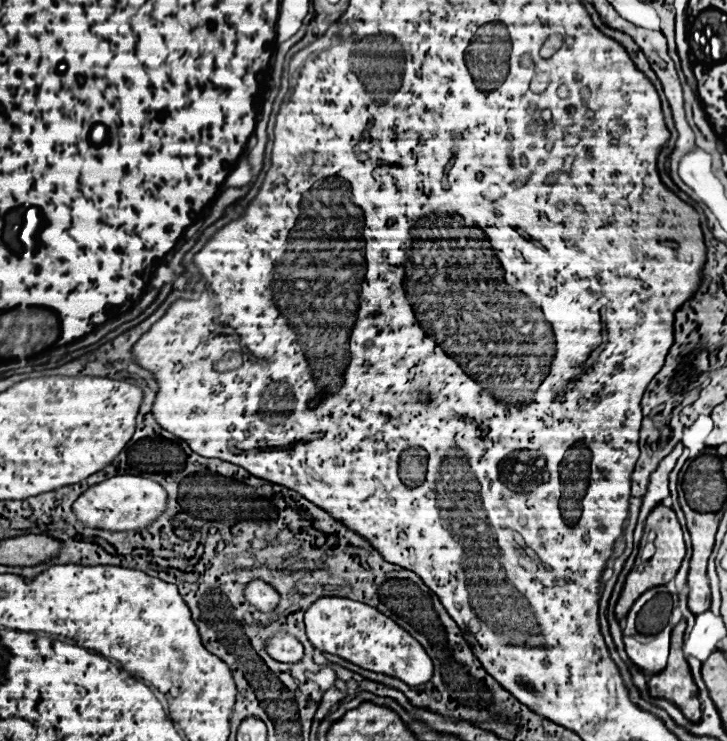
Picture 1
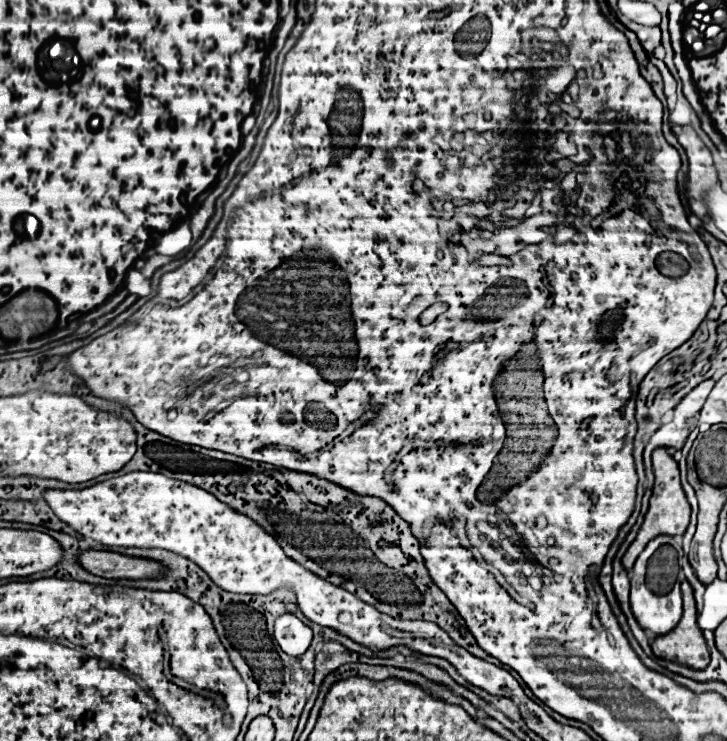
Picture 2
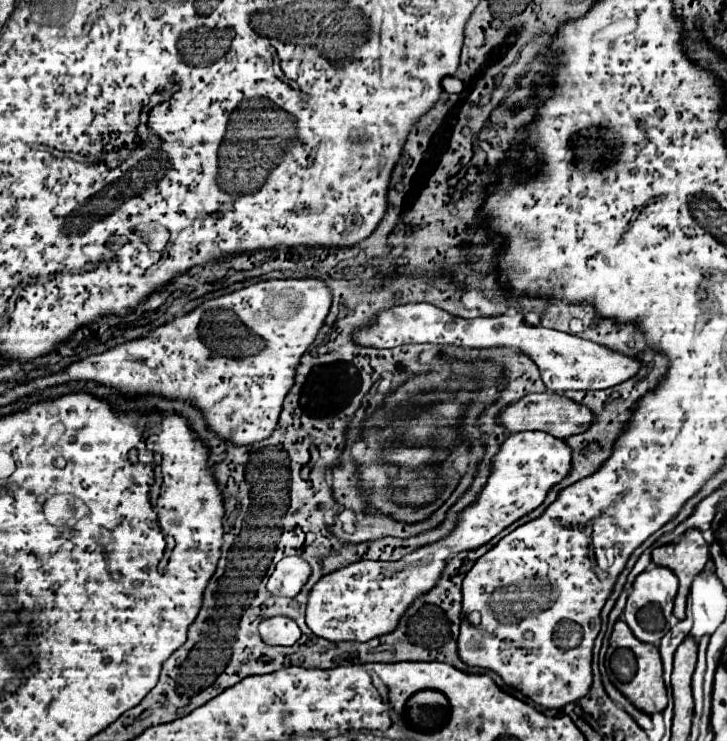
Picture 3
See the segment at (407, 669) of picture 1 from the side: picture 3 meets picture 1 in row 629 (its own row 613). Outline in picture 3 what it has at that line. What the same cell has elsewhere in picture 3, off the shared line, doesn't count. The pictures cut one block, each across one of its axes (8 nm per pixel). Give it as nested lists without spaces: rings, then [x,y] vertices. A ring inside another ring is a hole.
[[[510,434],[492,458],[490,476],[482,492],[458,514],[458,524],[448,536],[420,546],[394,562],[358,560],[324,574],[308,596],[305,613],[307,626],[316,636],[332,642],[368,642],[374,636],[392,632],[404,610],[436,584],[446,560],[454,558],[462,550],[474,550],[476,546],[486,544],[506,526],[538,508],[544,502],[548,488],[558,484],[564,474],[568,474],[570,458],[572,450],[568,444],[560,438],[552,438],[550,434]]]

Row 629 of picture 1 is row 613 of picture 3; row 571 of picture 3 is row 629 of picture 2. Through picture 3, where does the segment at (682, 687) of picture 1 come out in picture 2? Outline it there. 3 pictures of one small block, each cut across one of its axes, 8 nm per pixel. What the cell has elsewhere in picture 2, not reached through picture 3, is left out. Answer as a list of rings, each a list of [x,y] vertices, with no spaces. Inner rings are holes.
[[[682,580],[682,596],[684,612],[680,622],[672,632],[656,636],[652,650],[658,658],[688,664],[690,668],[706,668],[706,664],[710,662],[710,652],[704,634],[700,632],[700,628],[696,628],[696,602],[688,580]]]

